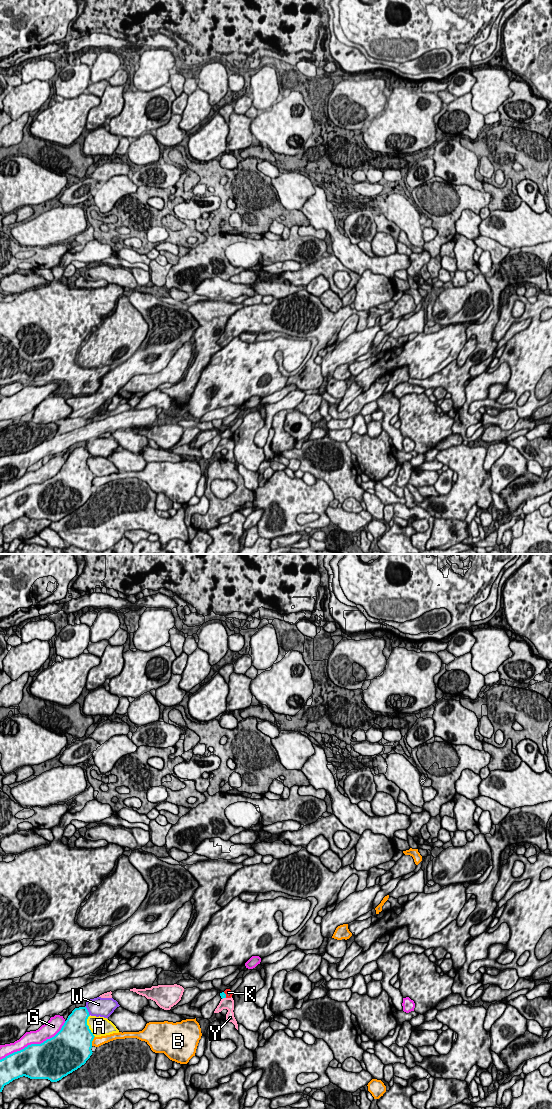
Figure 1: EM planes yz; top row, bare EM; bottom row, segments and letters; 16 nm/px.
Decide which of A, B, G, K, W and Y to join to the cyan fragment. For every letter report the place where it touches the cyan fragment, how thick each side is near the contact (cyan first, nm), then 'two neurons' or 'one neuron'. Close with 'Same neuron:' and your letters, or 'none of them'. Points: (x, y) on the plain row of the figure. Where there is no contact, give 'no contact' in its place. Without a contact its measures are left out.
A: yz (88, 466) | 480/320 nm | two neurons
B: yz (92, 480) | 480/160 nm | two neurons
G: yz (34, 484) | 500/220 nm | two neurons
K: yz (225, 435) | 90/100 nm | one neuron
W: yz (87, 451) | 320/300 nm | two neurons
Y: yz (223, 437) | 90/190 nm | two neurons
Same neuron: K

